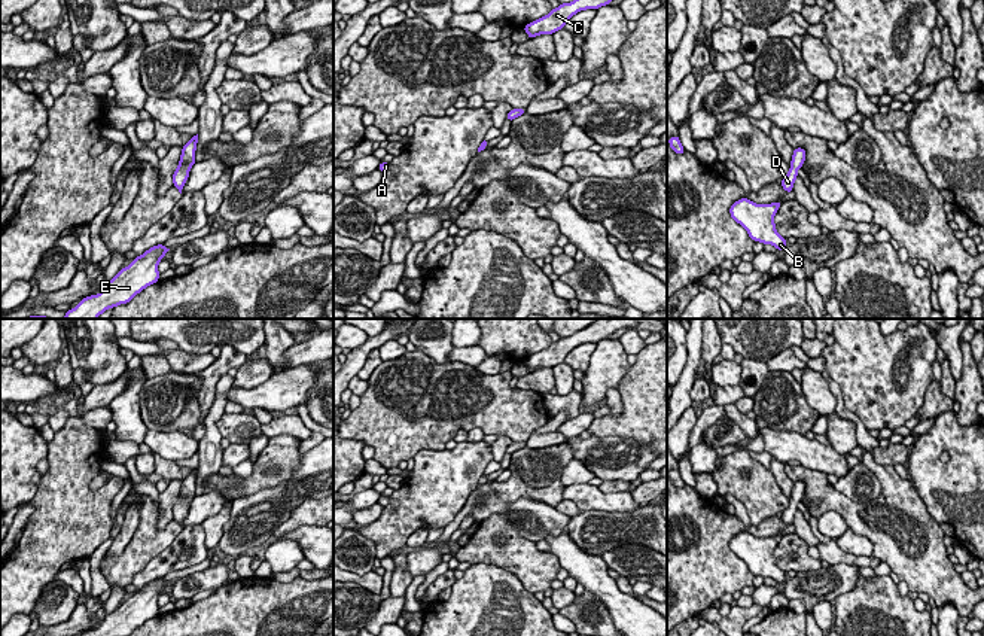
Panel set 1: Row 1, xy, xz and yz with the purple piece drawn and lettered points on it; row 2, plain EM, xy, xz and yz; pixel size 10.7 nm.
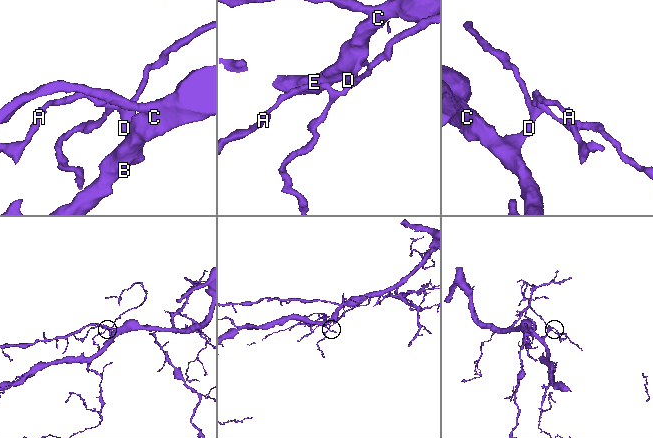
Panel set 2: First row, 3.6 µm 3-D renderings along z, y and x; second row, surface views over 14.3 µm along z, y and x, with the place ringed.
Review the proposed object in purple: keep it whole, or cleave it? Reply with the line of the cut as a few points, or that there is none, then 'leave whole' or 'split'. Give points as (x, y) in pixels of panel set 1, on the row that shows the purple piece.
no cut; leave whole

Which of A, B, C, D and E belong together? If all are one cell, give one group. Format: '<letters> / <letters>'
A B C D E

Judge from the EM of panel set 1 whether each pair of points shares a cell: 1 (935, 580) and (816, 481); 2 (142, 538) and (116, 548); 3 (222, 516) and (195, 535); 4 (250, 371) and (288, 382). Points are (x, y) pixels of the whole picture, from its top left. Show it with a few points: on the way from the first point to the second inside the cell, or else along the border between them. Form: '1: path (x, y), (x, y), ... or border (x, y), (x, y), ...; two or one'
1: path (905, 557), (880, 533), (865, 528), (846, 508); one
2: border (137, 510), (130, 542), (119, 554), (106, 557); two
3: border (200, 525), (207, 548); two
4: border (274, 373), (255, 386), (234, 386); two

